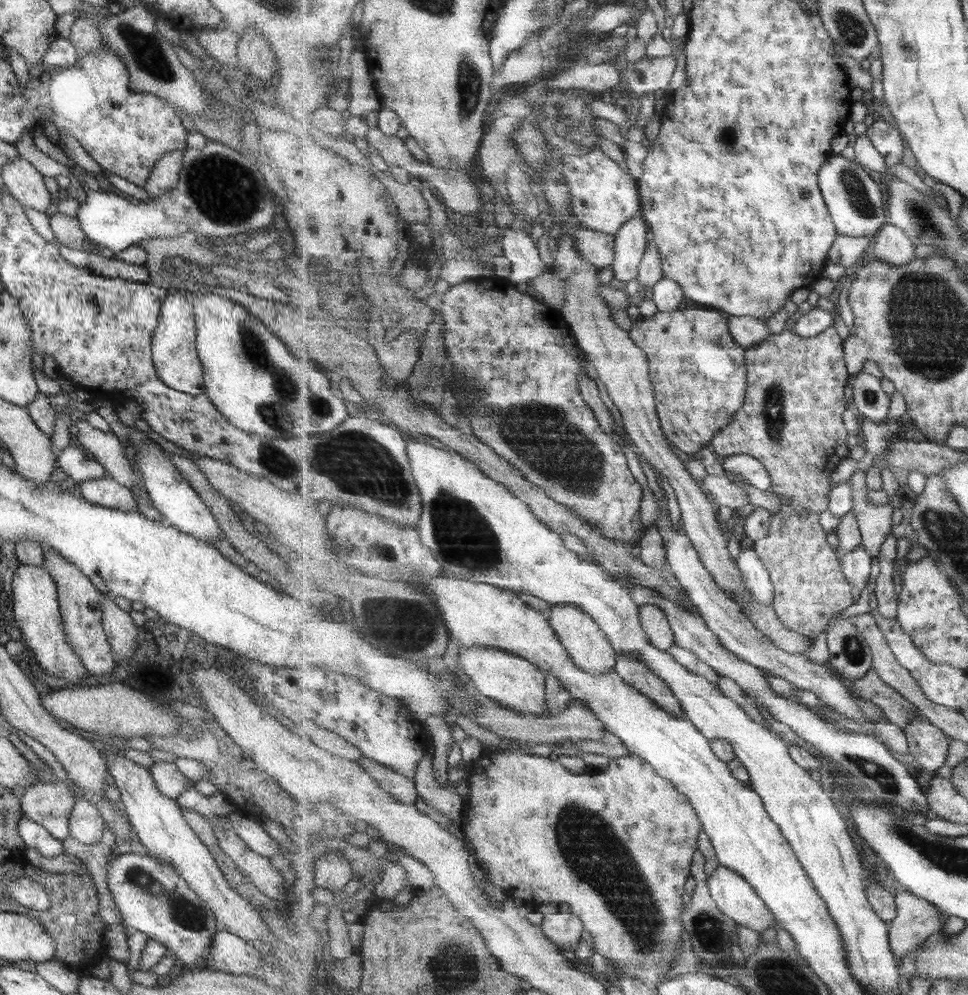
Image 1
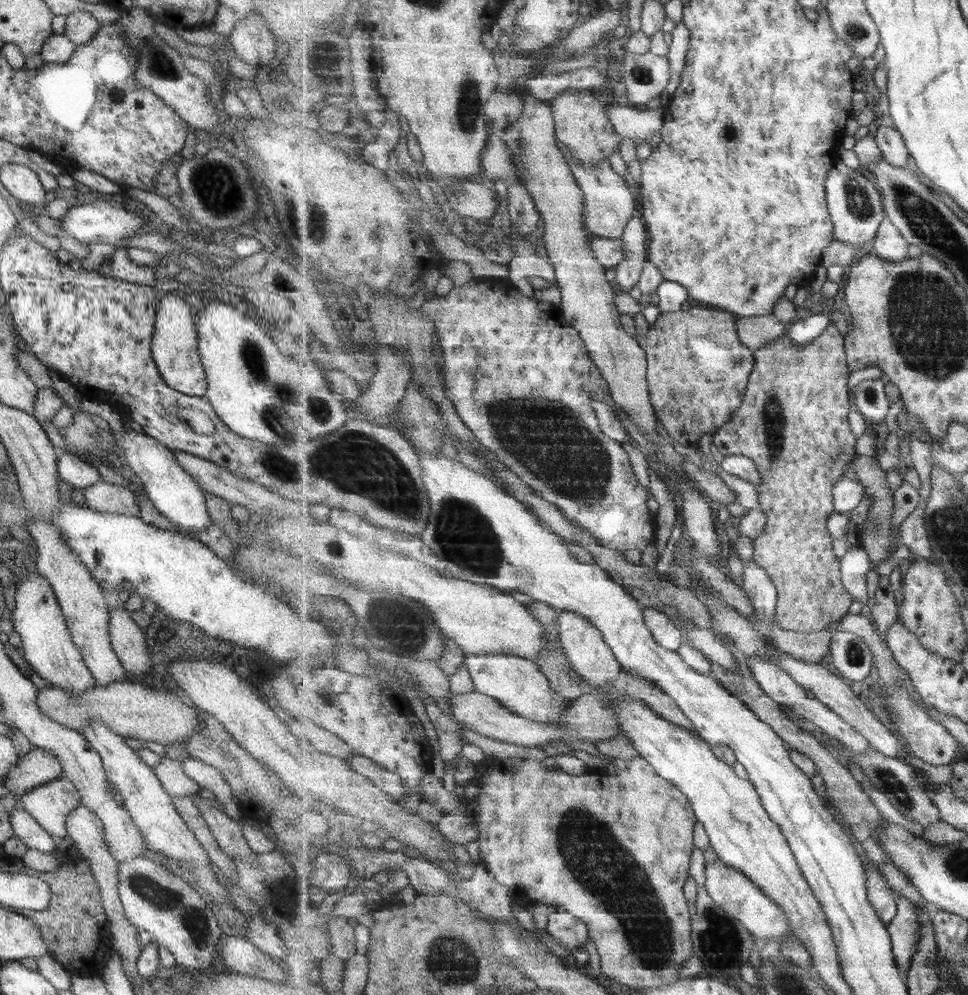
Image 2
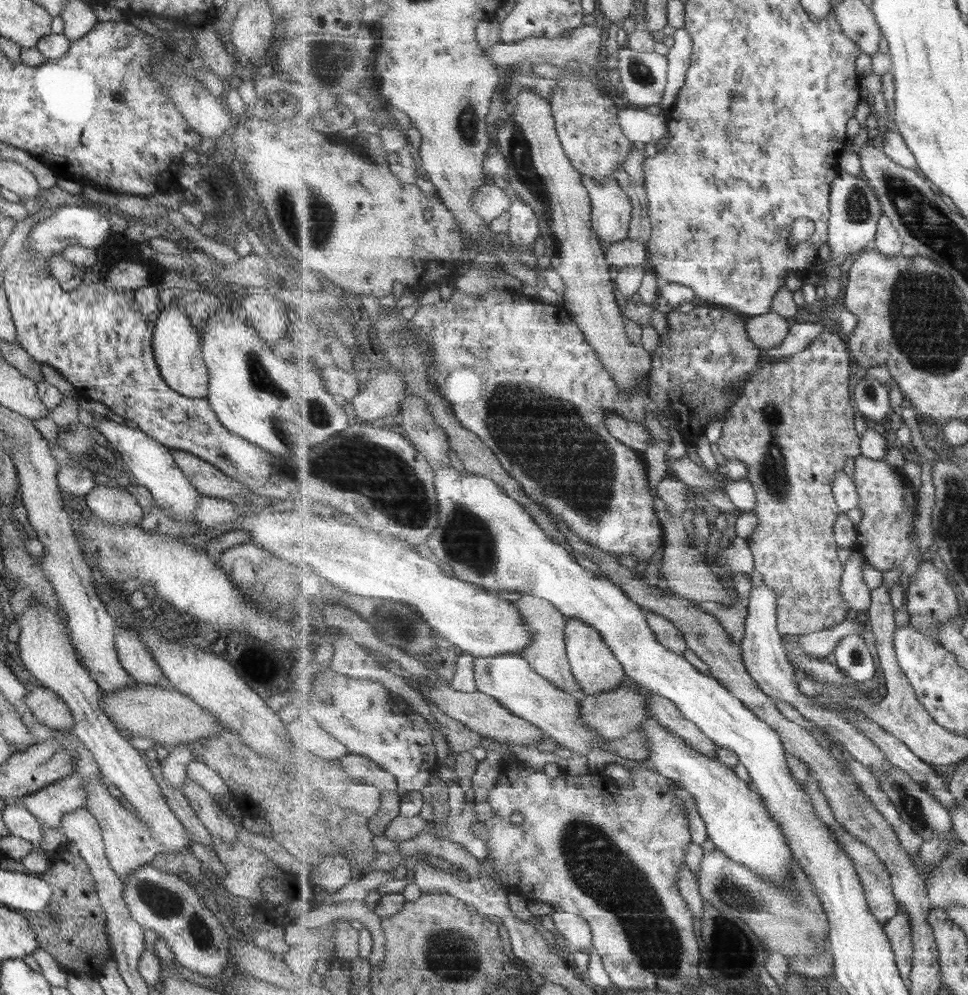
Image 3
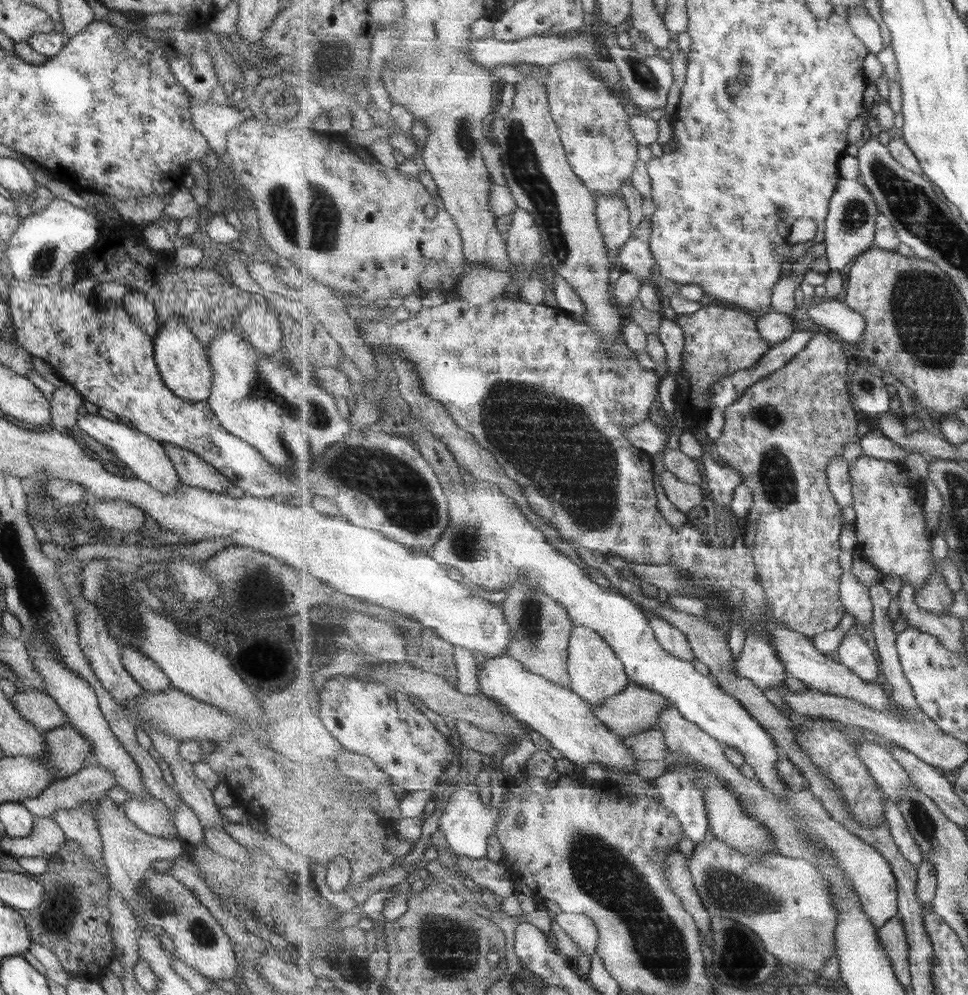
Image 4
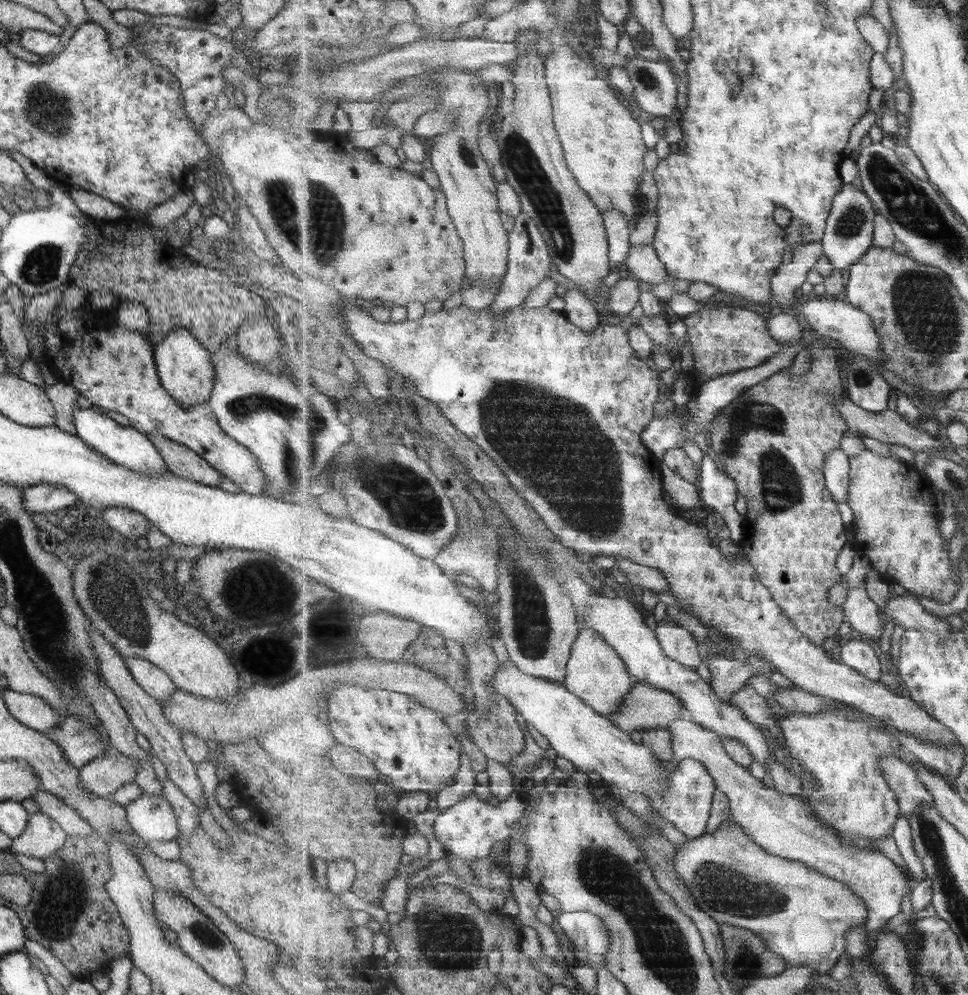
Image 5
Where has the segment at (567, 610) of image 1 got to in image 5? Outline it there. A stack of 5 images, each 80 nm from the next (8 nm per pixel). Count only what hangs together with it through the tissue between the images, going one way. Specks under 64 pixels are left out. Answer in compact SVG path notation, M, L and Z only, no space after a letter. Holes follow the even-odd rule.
M586 626L580 629L573 645L572 656L568 662L568 676L565 677L563 684L607 719L621 709L625 696L635 686L633 676L621 655L603 638L600 632Z

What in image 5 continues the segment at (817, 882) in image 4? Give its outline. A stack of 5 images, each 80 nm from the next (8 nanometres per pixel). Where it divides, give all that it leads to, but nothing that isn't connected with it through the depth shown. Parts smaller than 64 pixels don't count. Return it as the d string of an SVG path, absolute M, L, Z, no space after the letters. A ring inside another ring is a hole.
M723 824L720 827L717 834L703 834L699 838L689 838L689 840L683 843L680 847L677 846L677 852L674 856L674 863L679 878L691 888L694 893L695 900L698 901L699 908L709 914L711 918L714 918L719 924L733 924L735 926L741 926L752 930L755 934L758 934L761 938L765 939L768 947L777 954L780 954L785 959L786 968L811 968L815 970L819 975L828 975L831 968L837 966L839 958L848 952L847 947L847 933L850 928L853 928L857 924L866 924L869 916L868 908L863 902L863 899L851 890L847 884L831 878L829 875L823 874L819 870L815 870L813 867L805 864L804 862L781 858L781 855L769 854L769 851L761 848L753 839L751 839L739 824Z

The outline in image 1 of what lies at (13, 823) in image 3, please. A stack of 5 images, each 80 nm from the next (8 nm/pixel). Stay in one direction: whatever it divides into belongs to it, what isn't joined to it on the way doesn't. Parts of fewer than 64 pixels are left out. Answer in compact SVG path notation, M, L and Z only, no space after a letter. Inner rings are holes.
M23 814L17 819L17 835L23 841L24 849L36 850L46 857L57 856L65 848L65 843L59 843L39 824L32 822Z

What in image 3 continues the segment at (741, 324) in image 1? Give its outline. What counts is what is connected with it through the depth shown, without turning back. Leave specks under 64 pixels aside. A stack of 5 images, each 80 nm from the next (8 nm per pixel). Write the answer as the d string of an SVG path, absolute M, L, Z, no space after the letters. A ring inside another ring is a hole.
M771 311L756 317L748 317L749 340L760 350L780 346L790 331L788 318Z

